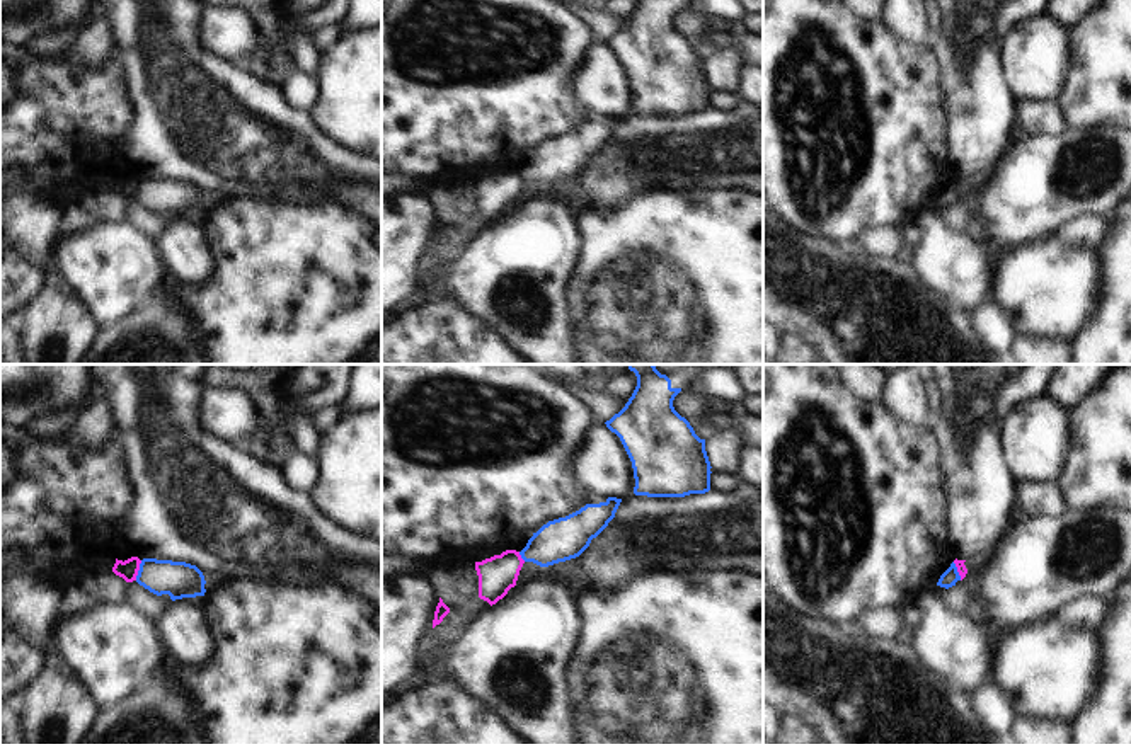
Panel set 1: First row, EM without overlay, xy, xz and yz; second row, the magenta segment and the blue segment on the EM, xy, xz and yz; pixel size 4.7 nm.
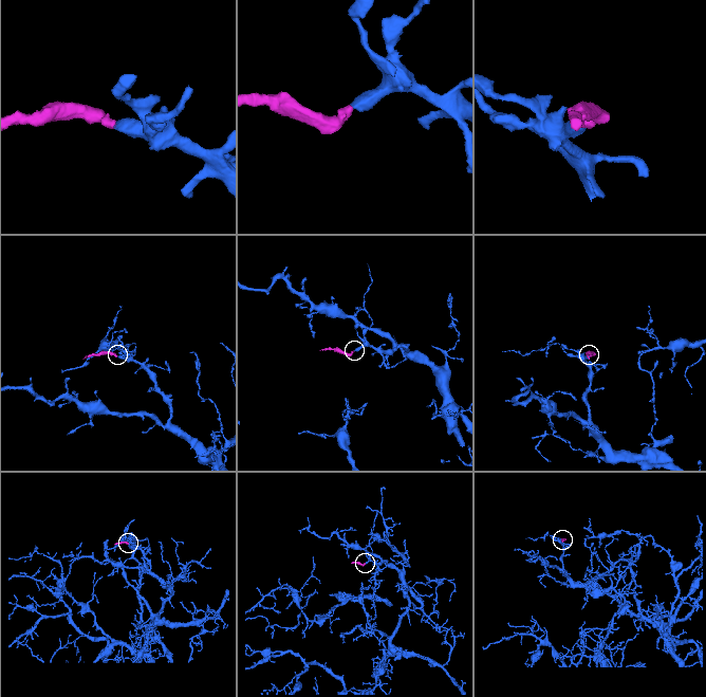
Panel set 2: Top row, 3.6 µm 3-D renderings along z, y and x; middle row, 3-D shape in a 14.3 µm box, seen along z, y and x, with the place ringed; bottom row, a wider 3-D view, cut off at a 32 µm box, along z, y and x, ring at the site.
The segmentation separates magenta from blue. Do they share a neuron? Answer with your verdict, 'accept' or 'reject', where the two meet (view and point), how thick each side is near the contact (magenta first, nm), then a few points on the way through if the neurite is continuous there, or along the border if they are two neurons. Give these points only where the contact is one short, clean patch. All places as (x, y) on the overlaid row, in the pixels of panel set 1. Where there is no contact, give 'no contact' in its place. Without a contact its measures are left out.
reject; contact xy (137, 571); calibres 90 and 170 nm; border xy (142, 560), (135, 579)

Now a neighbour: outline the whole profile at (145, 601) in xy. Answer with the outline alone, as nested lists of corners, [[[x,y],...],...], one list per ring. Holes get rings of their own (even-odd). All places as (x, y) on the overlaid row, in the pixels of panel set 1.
[[[136,581],[128,582],[124,589],[124,603],[129,603],[155,623],[158,623],[158,620],[167,610],[167,604],[162,603],[160,596],[150,592]]]

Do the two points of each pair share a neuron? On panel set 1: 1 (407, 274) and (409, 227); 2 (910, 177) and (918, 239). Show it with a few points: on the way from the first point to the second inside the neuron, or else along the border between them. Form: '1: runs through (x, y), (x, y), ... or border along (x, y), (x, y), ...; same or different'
1: runs through (407, 263), (407, 239); same
2: border along (932, 206), (922, 208), (900, 228); different

